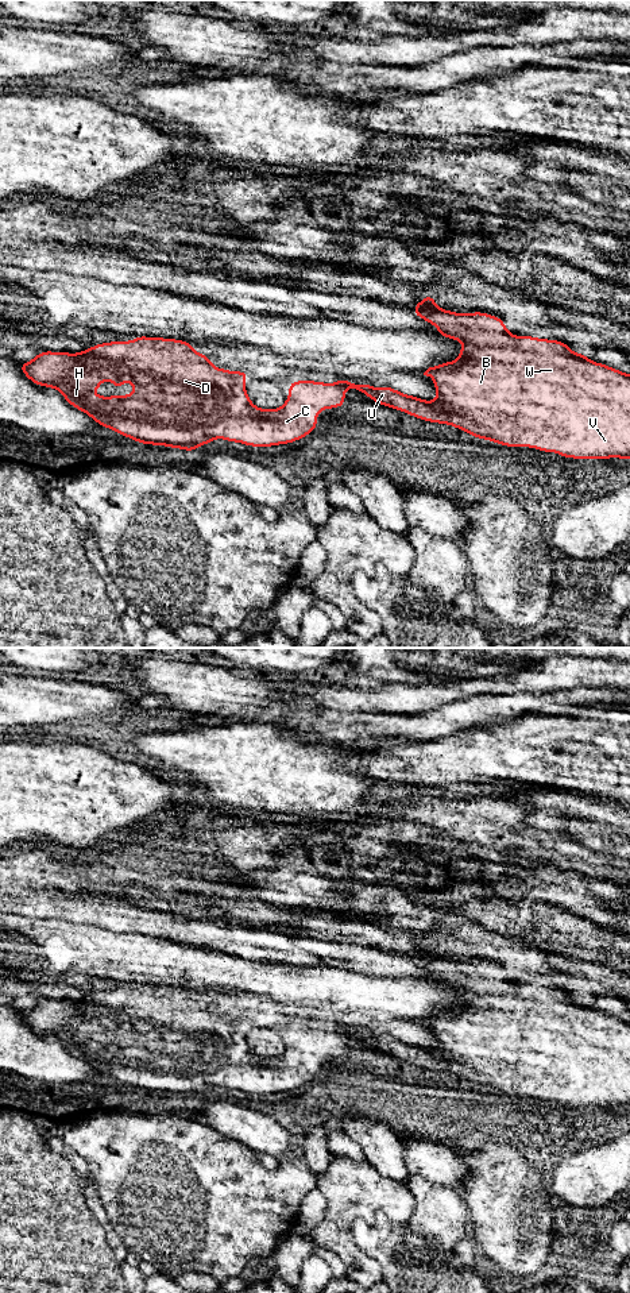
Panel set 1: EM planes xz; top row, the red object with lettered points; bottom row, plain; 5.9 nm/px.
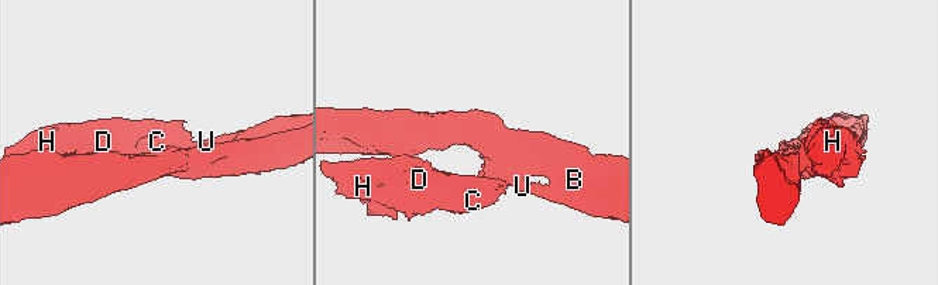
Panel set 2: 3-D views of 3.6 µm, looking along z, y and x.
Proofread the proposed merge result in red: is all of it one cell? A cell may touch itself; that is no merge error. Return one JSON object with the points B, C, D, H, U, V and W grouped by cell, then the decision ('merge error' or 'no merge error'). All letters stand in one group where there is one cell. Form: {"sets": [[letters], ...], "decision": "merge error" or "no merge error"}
{"sets": [["B", "U", "V", "W"], ["C", "D", "H"]], "decision": "merge error"}

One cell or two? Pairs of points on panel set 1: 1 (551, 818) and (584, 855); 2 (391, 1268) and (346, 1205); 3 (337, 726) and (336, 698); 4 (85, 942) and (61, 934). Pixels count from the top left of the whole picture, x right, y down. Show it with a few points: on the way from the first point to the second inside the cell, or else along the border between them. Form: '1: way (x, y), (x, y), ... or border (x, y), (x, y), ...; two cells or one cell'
1: border (534, 828), (567, 833), (594, 849); two cells
2: border (381, 1263), (383, 1278); two cells
3: border (305, 703), (337, 710), (367, 711); two cells
4: way (80, 942), (69, 942), (66, 940); one cell

